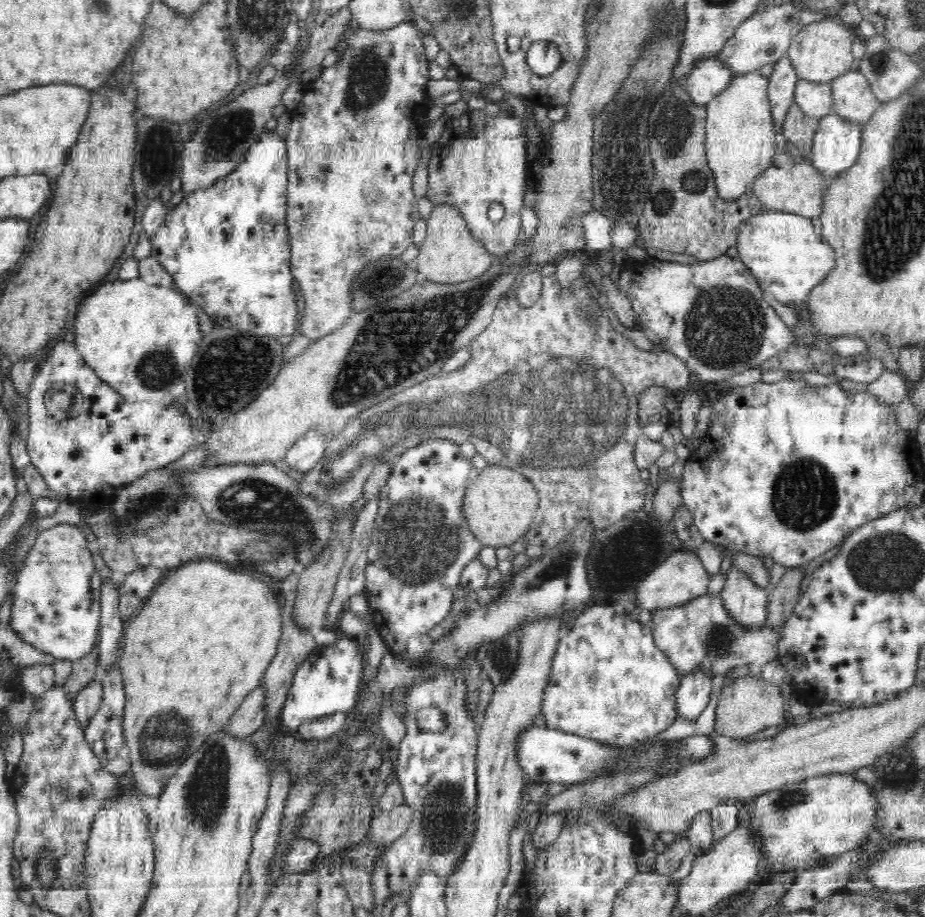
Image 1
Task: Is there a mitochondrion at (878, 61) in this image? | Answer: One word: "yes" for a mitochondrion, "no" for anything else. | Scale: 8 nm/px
yes

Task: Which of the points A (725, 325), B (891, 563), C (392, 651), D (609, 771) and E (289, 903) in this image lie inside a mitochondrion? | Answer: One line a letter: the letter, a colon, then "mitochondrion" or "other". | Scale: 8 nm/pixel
A: mitochondrion
B: mitochondrion
C: other
D: other
E: other

